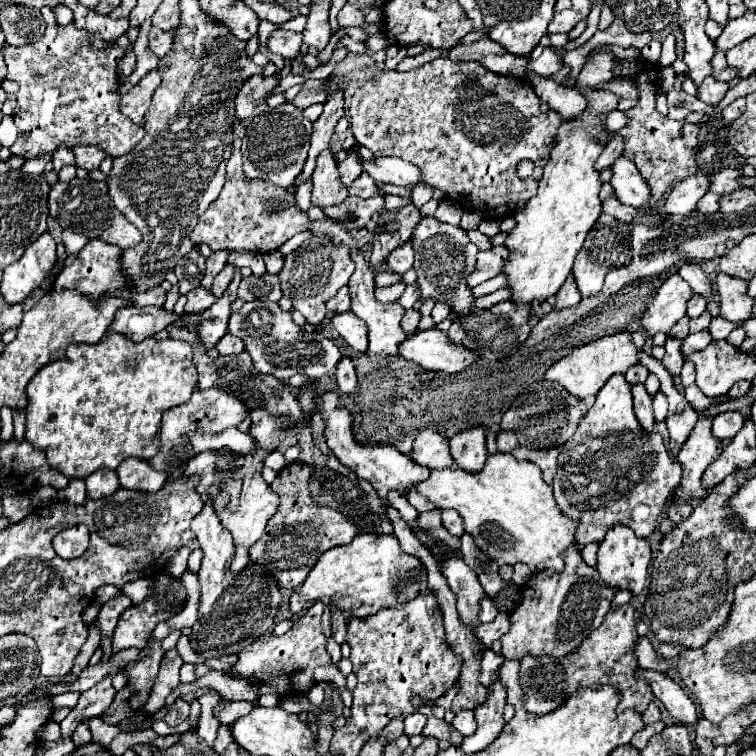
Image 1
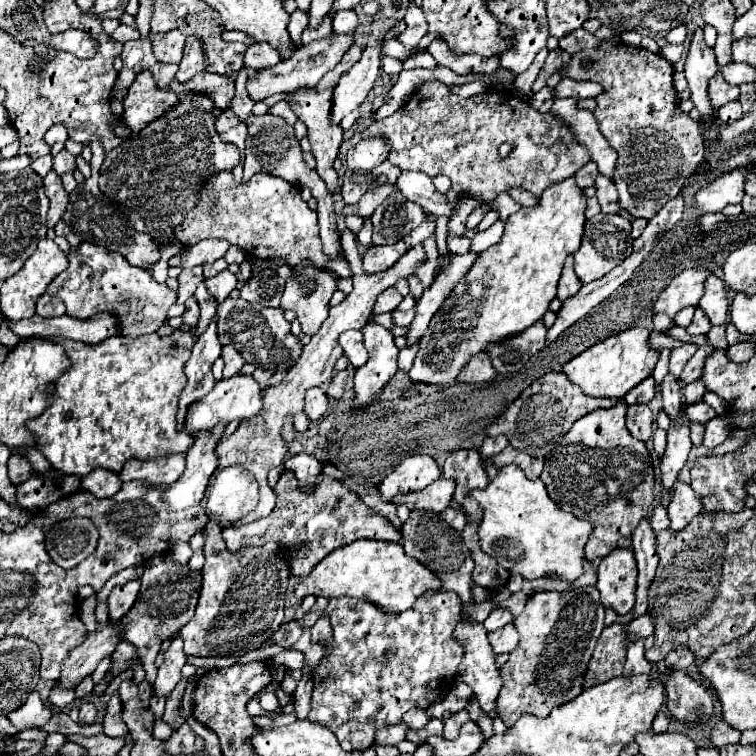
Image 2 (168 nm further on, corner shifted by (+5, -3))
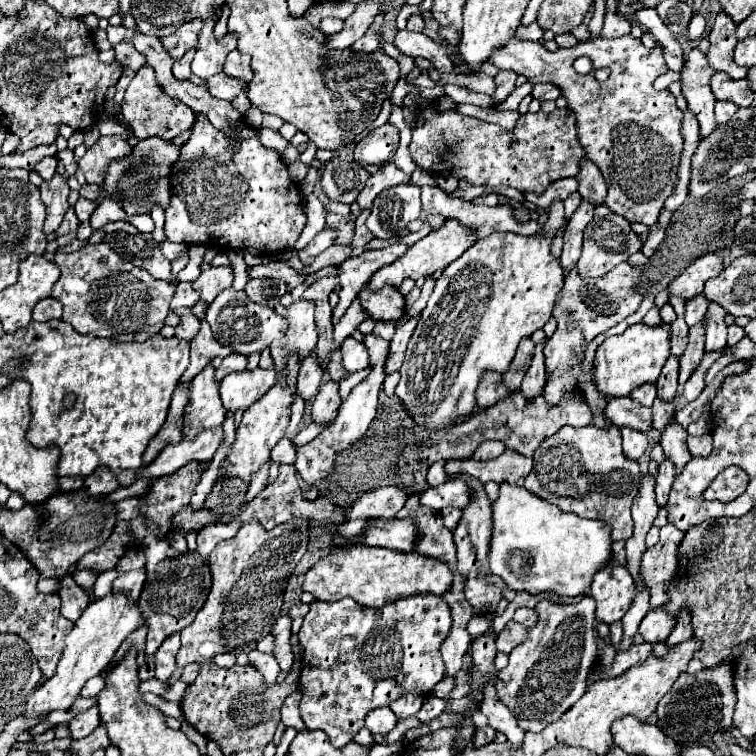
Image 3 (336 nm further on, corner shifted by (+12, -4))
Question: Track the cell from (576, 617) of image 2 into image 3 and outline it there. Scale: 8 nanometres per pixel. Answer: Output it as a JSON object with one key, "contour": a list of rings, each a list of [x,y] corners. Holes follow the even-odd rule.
{"contour":[[[584,597],[576,605],[552,605],[550,601],[540,601],[536,605],[538,625],[528,629],[528,639],[510,653],[508,667],[498,671],[496,683],[494,683],[496,693],[500,701],[512,711],[512,715],[516,717],[518,725],[524,731],[540,733],[546,725],[560,719],[584,695],[586,679],[592,665],[596,663],[596,651],[598,651],[596,635],[594,635],[594,625],[596,625],[594,607],[596,603],[592,597]]]}

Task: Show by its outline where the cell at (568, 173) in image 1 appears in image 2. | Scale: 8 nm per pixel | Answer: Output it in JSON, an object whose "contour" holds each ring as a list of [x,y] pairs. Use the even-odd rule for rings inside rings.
{"contour":[[[573,176],[551,184],[539,196],[537,206],[521,208],[511,214],[505,222],[505,234],[501,240],[481,252],[467,276],[431,318],[431,324],[421,338],[415,364],[409,370],[409,378],[415,382],[447,386],[457,378],[469,358],[483,352],[489,342],[499,342],[523,332],[541,320],[549,310],[549,302],[557,294],[557,282],[565,258],[575,254],[581,246],[587,220],[585,206],[587,196]]]}

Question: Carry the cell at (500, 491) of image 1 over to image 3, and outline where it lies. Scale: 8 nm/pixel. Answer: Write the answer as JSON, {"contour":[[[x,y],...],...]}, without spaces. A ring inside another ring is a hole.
{"contour":[[[508,483],[500,485],[500,497],[496,499],[494,507],[494,533],[490,543],[488,561],[492,573],[498,575],[506,587],[514,591],[528,591],[538,595],[540,591],[556,591],[560,595],[588,595],[592,577],[604,569],[612,559],[612,527],[604,521],[596,519],[582,519],[574,513],[564,513],[560,507],[534,497],[524,487],[512,487]]]}

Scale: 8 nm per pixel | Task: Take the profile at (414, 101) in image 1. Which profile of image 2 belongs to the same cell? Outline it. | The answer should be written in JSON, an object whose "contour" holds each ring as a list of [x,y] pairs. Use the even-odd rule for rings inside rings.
{"contour":[[[425,82],[419,86],[419,90],[413,92],[411,100],[403,108],[383,120],[373,120],[369,126],[359,130],[359,136],[383,138],[391,146],[387,160],[401,170],[419,170],[431,178],[435,178],[437,174],[449,176],[451,190],[457,196],[473,196],[483,202],[491,202],[501,192],[509,192],[511,188],[523,188],[539,198],[547,186],[573,176],[581,166],[585,166],[589,162],[589,152],[581,144],[577,144],[573,132],[559,118],[549,112],[537,112],[525,100],[523,108],[517,108],[515,102],[517,98],[509,92],[487,90],[471,98],[459,98],[451,92],[449,86],[441,82]],[[503,142],[513,144],[511,156],[505,160],[497,156],[497,148]]]}

